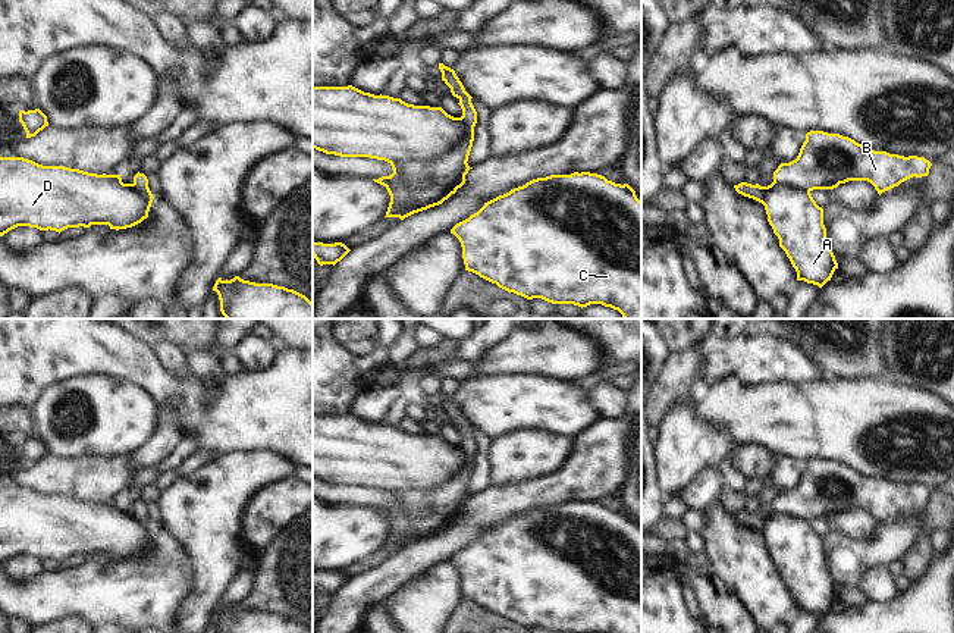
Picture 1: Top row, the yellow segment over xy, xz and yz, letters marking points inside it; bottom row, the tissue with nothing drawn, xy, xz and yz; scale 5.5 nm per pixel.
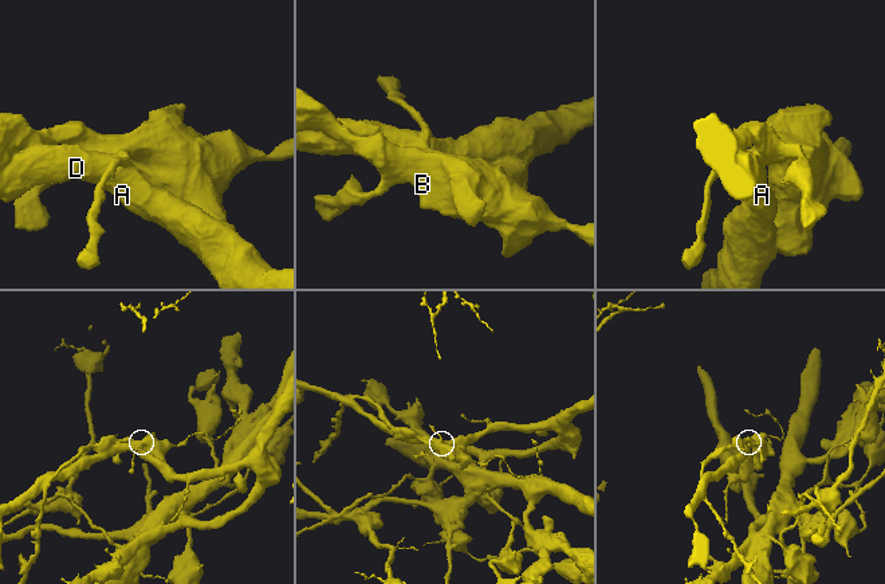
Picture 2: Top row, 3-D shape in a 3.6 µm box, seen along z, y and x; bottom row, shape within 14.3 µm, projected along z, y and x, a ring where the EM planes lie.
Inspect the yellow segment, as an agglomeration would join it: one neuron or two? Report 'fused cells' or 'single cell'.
fused cells

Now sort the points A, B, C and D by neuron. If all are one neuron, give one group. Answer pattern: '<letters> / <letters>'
A D / B C

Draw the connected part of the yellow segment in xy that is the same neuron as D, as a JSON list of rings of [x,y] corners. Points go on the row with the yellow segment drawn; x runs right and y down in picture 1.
[[[0,157],[0,236],[18,226],[62,232],[109,225],[126,229],[148,217],[153,198],[123,184],[120,175],[97,175],[65,166],[43,166],[23,157]]]

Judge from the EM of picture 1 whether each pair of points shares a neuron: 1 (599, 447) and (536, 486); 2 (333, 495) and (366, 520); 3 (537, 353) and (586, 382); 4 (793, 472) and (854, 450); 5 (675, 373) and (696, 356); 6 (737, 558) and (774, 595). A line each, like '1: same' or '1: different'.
1: same
2: different
3: different
4: different
5: same
6: same

